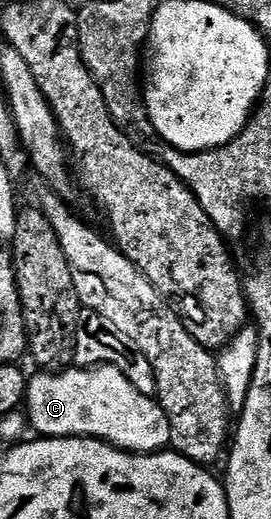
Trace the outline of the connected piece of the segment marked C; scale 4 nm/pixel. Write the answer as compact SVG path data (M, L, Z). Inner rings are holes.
M68 368L63 372L44 370L27 381L26 415L29 427L43 438L99 438L131 454L156 454L170 446L170 421L157 399L144 396L119 369Z

